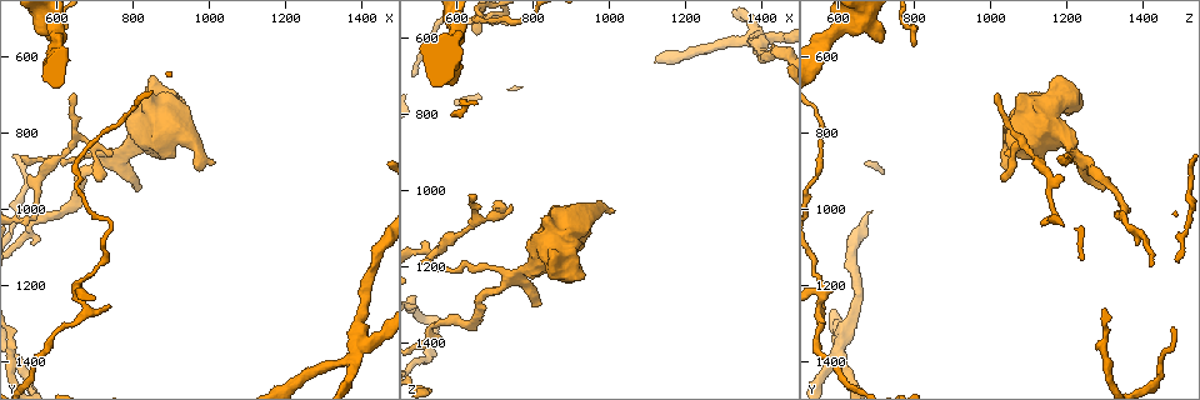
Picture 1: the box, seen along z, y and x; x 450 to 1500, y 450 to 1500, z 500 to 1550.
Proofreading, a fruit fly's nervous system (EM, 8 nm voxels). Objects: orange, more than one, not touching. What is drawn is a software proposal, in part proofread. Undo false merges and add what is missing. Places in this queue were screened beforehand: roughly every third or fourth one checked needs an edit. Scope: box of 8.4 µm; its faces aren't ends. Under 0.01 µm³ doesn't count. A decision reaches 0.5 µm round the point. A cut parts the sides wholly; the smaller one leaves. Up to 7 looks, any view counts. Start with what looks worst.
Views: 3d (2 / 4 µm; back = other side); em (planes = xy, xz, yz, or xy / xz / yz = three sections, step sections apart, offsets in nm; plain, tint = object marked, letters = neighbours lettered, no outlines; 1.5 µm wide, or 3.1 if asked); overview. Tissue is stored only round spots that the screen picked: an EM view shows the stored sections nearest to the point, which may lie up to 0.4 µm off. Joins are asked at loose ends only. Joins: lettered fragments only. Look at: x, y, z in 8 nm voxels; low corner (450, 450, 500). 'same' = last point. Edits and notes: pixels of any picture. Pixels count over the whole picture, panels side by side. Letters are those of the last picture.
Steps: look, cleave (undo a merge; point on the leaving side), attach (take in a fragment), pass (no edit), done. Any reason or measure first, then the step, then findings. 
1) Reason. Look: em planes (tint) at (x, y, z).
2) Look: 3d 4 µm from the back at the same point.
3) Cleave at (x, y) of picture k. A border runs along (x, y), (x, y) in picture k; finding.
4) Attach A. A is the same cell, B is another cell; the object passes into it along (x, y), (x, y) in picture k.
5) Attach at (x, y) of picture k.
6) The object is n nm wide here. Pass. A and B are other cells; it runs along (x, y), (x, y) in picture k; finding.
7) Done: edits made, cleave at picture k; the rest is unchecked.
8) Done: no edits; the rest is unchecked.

An open end. Look: em planes (letters) at (825, 940, 1300).

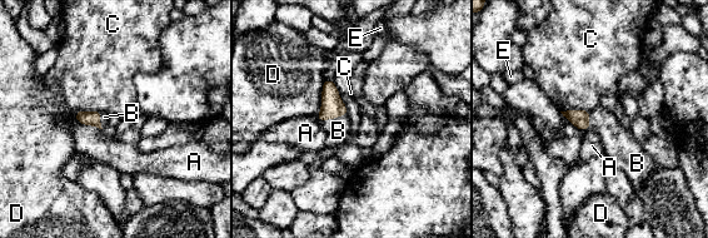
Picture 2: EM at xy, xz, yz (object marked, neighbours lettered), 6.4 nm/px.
Attach at (338, 130) of picture 2. B is the same cell, A, C, D and E are other cells; the object passes into it along (332, 105), (333, 118), (338, 130) in picture 2; the neuron continues.

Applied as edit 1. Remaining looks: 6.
Thick end. Look: 3d 4 µm at (590, 565, 715).

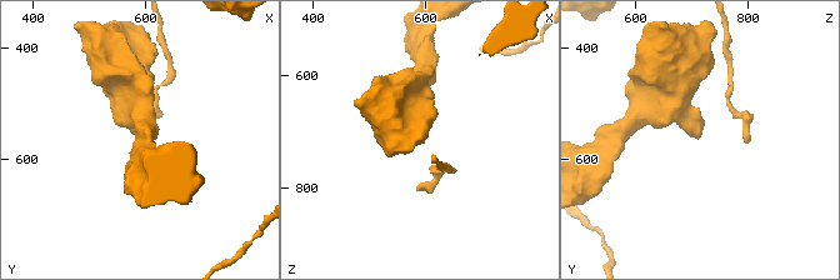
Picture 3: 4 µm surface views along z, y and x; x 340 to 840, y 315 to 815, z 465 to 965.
Shape alone is not enough. Look: em 3.1 µm xy step 16 (tint) at the same point.

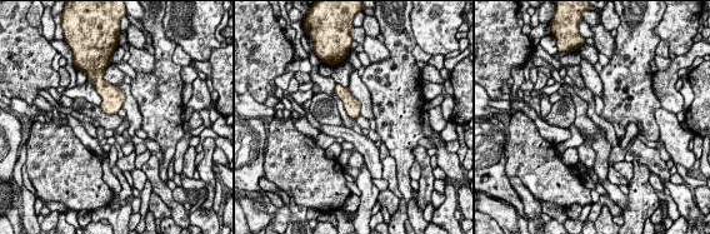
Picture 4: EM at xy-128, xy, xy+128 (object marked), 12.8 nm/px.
Look: em 3.1 µm planes (letters) at the same point.

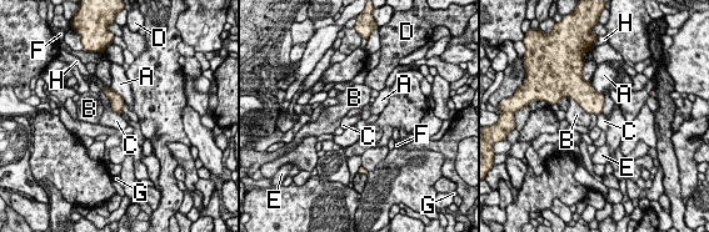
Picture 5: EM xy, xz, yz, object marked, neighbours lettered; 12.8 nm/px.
The longest contact is with C, 400 nm. Pass. A, B, C, D, E, F, G and H are other cells; none of them fits.

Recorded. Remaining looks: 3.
An open end. Look: em planes (letters) at (735, 850, 1030).

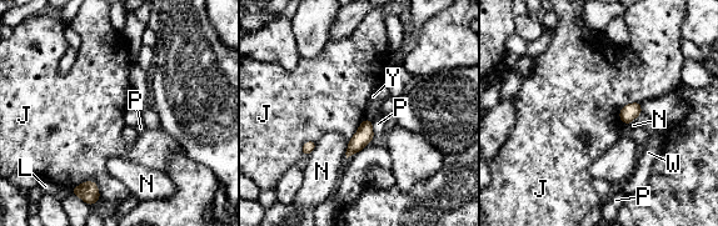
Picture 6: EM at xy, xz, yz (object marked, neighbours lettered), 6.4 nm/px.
Pass. J, L, N, P, W and Y are other cells; a border runs along (639, 101), (619, 111), (622, 122) in picture 6; none of them fits.

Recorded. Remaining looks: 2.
Done: edits made, attach at picture 2; the rest is unchecked.

